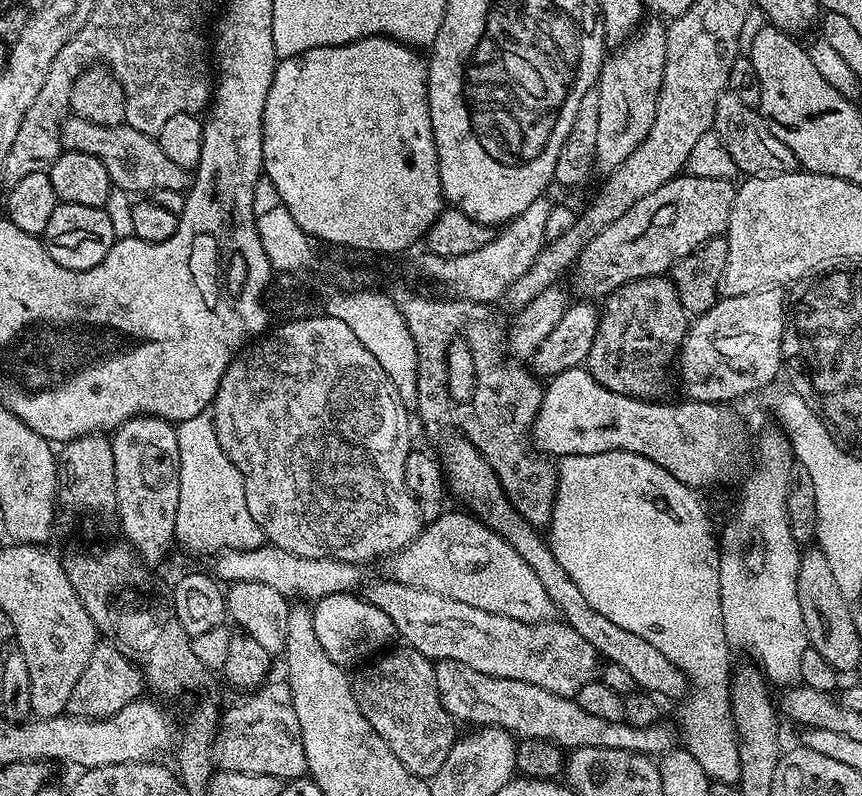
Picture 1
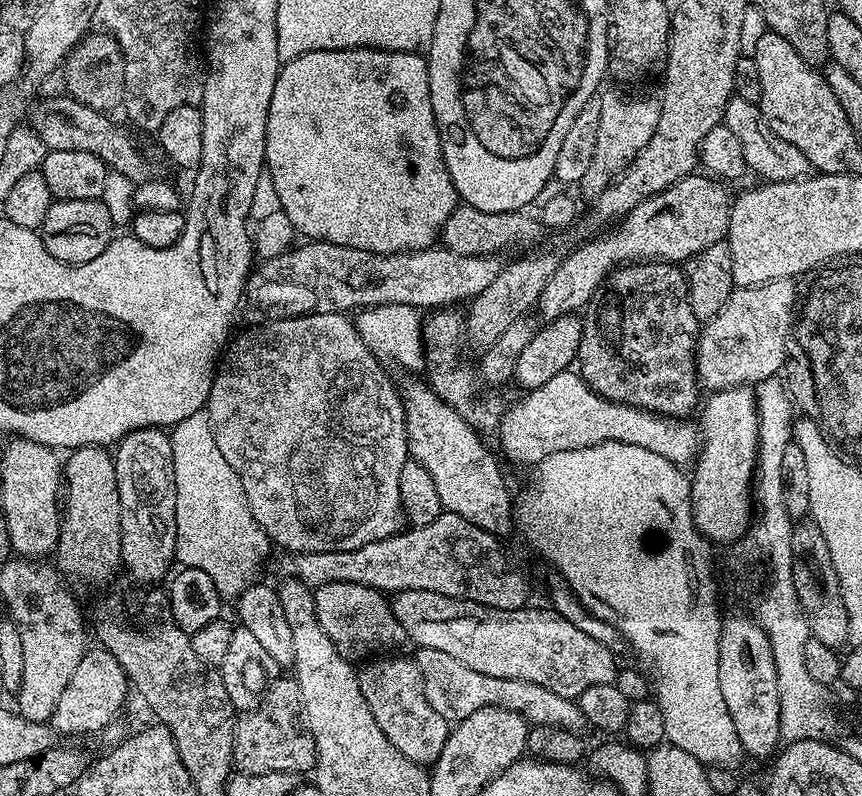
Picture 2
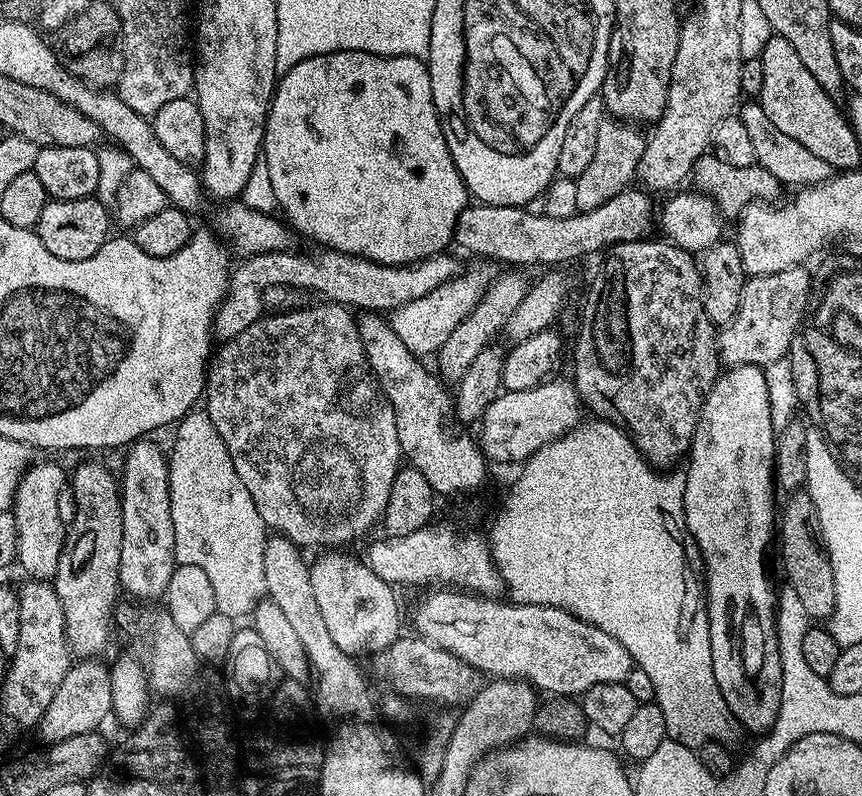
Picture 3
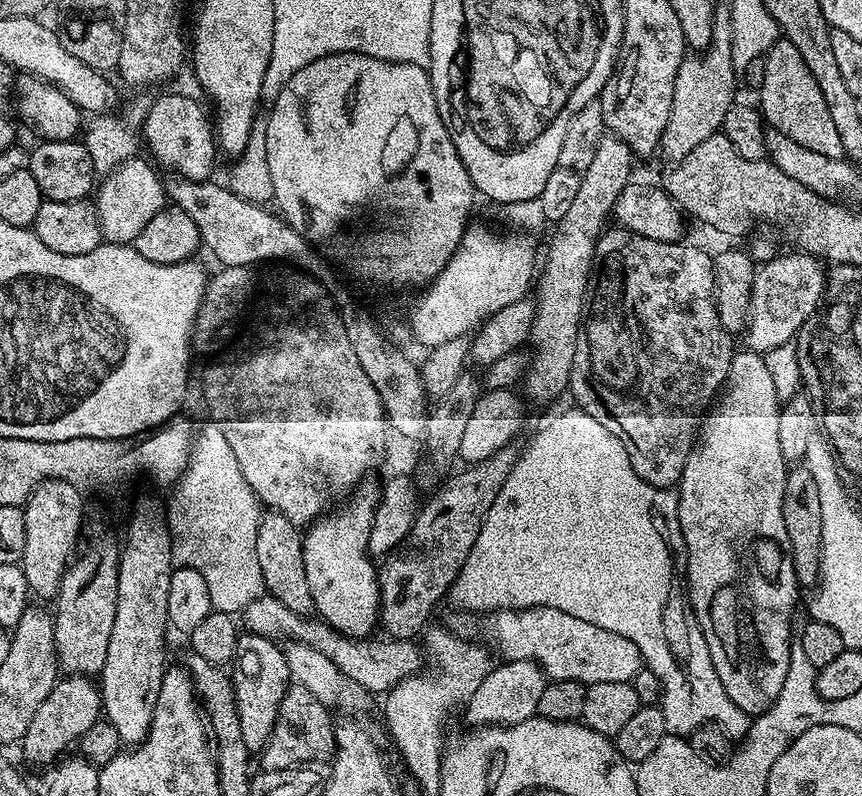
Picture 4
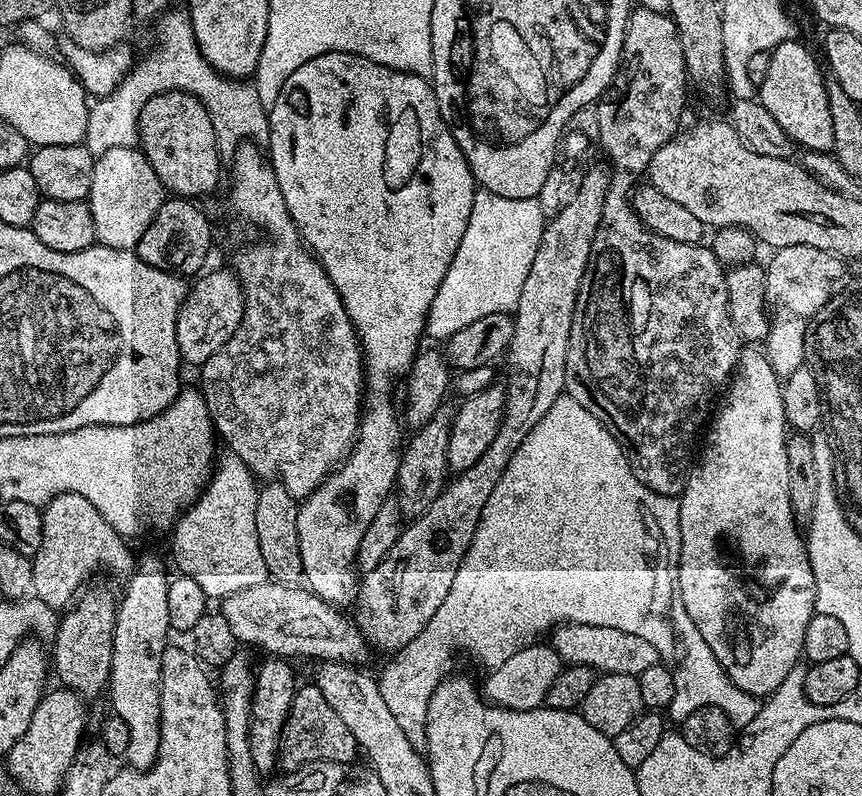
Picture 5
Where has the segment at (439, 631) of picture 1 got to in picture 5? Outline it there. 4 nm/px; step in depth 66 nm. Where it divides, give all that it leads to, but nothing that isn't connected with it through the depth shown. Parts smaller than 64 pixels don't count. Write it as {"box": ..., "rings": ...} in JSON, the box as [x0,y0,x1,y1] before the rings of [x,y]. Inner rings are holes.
{"box":[550,623,660,678],"rings":[[[563,623],[551,633],[550,643],[565,665],[590,666],[597,674],[630,674],[639,678],[646,666],[660,663],[658,650],[650,646],[638,634],[626,634],[626,630],[614,630],[614,626],[586,626]]]}

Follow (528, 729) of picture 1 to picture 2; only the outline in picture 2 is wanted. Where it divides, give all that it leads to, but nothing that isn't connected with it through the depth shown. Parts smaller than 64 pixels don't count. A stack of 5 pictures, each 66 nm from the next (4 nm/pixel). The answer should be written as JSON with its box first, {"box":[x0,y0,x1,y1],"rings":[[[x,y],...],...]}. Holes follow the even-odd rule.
{"box":[414,648,586,733],"rings":[[[421,648],[415,653],[414,659],[424,679],[424,693],[430,706],[434,706],[434,710],[438,710],[438,714],[442,714],[442,718],[449,722],[470,718],[474,710],[505,708],[520,713],[529,725],[545,724],[575,733],[581,731],[580,727],[585,727],[586,721],[579,703],[562,694],[554,694],[554,690],[546,686],[538,686],[534,682],[524,680],[490,678],[490,674],[478,674],[478,670],[470,670],[470,666],[458,662],[458,658],[442,650]]]}

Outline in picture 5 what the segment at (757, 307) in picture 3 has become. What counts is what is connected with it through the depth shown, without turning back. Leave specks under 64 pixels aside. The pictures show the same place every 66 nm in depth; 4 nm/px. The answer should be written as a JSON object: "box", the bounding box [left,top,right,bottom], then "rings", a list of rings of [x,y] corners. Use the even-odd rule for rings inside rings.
{"box":[764,246,845,316],"rings":[[[786,246],[775,249],[771,255],[772,261],[767,261],[764,273],[764,295],[775,307],[777,304],[785,308],[783,311],[790,316],[815,316],[827,300],[833,299],[832,287],[845,279],[845,261],[832,252],[818,250],[814,246]]]}

